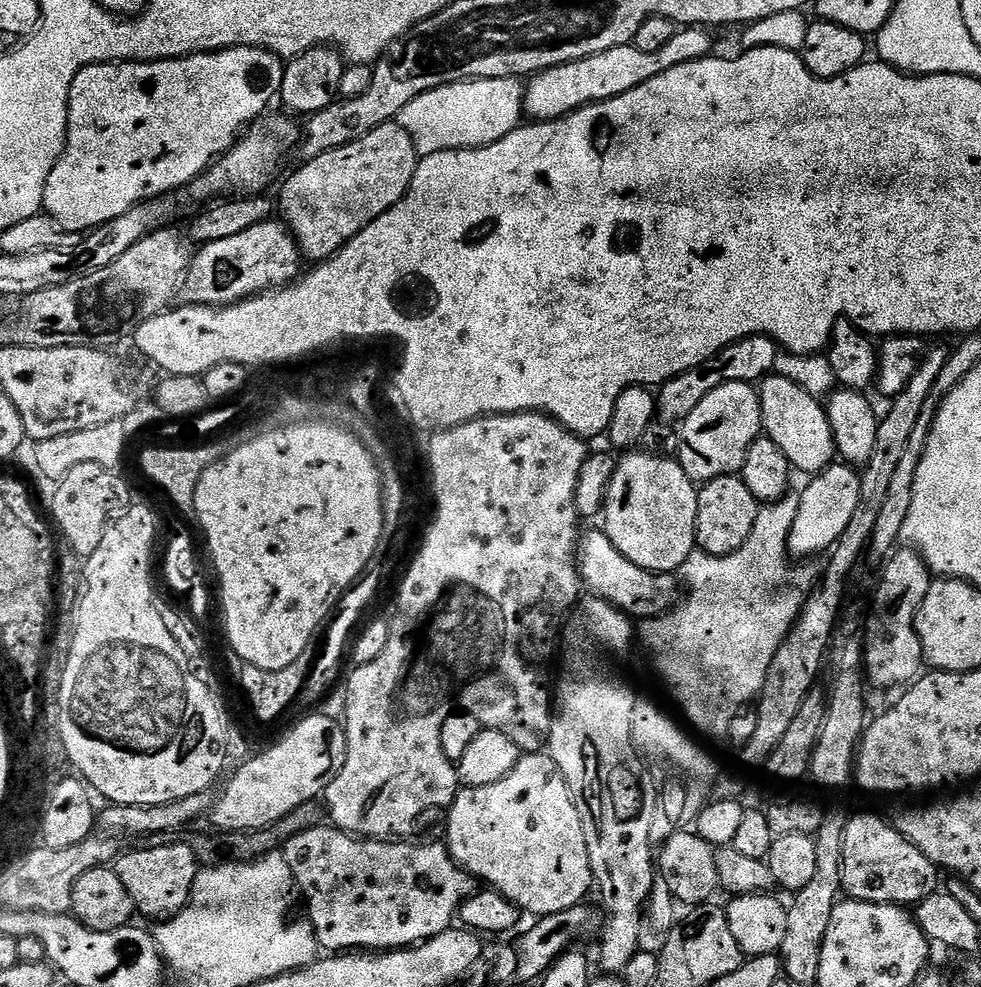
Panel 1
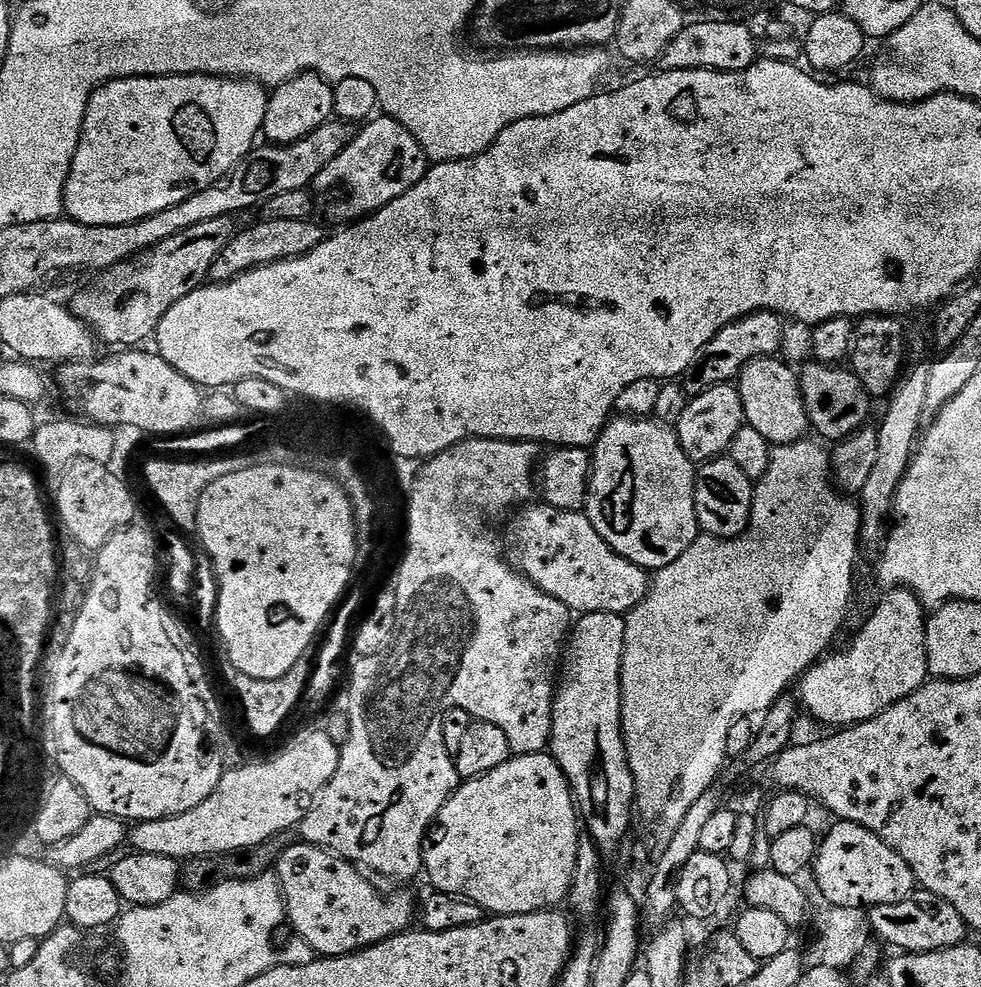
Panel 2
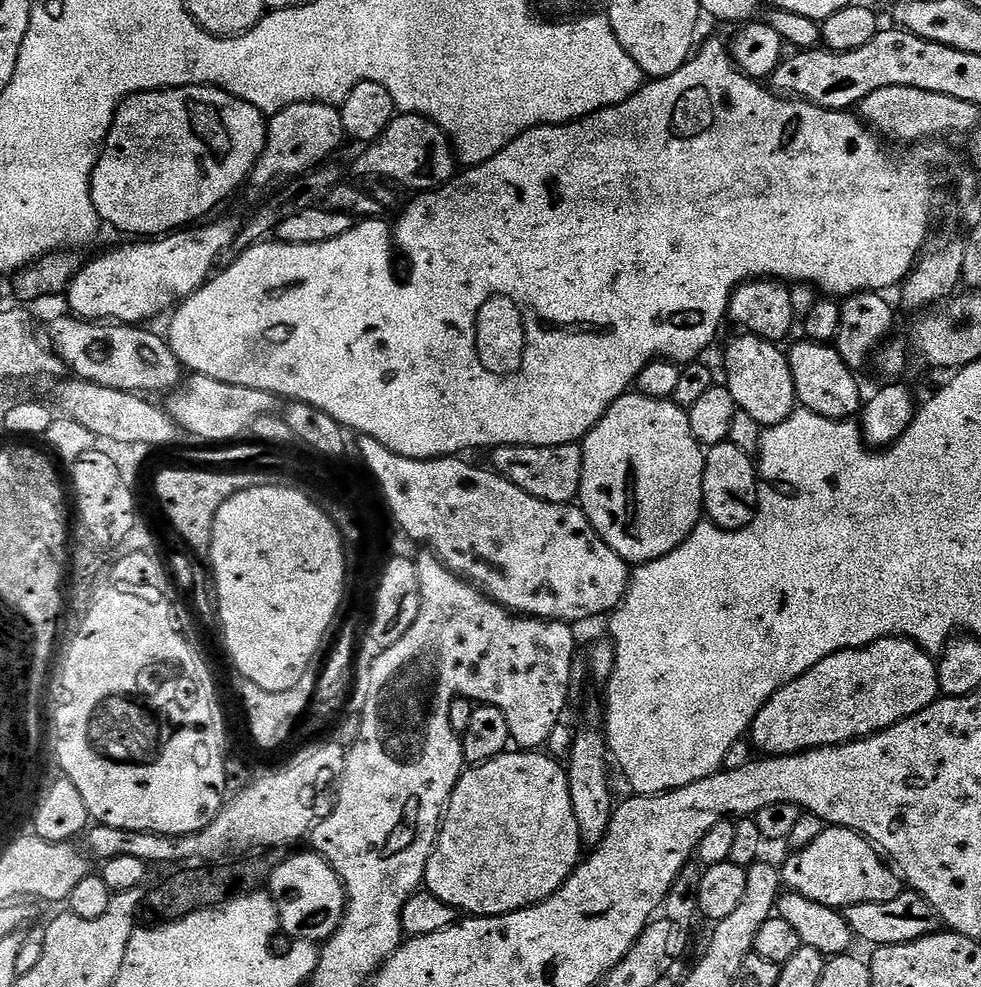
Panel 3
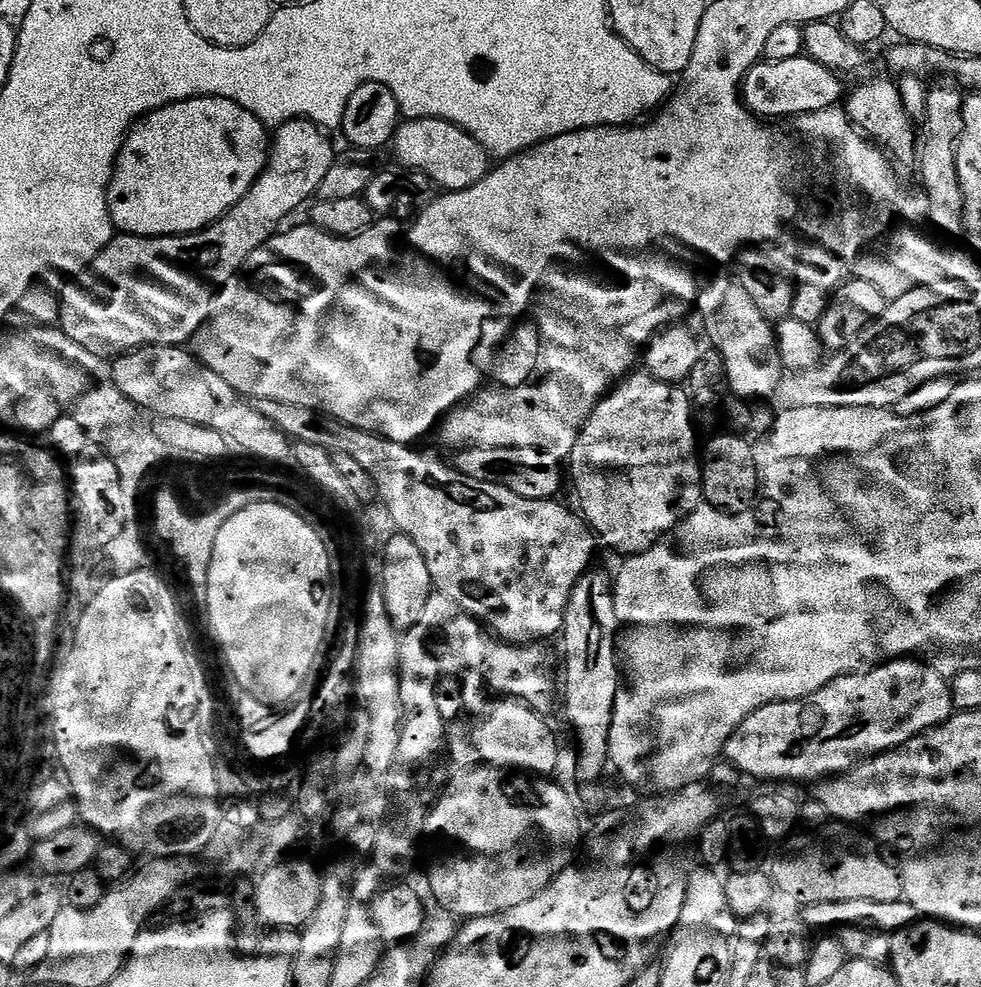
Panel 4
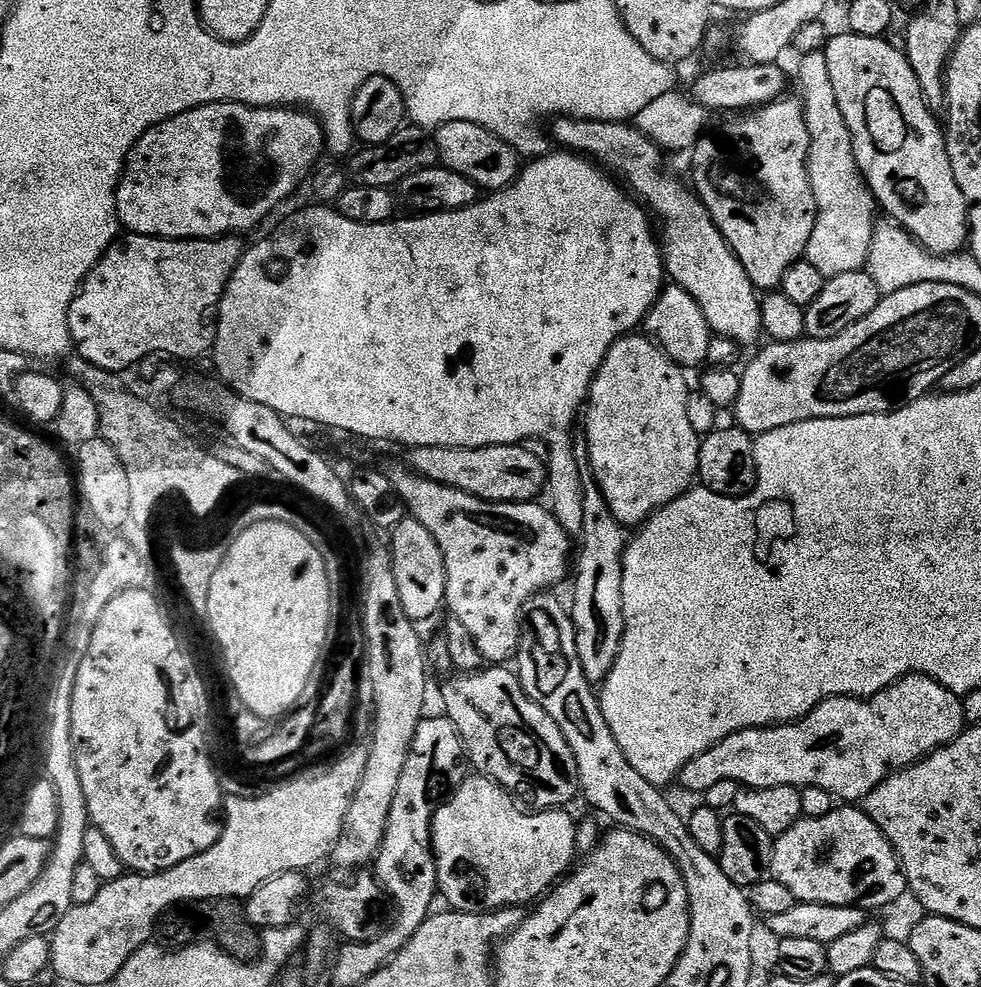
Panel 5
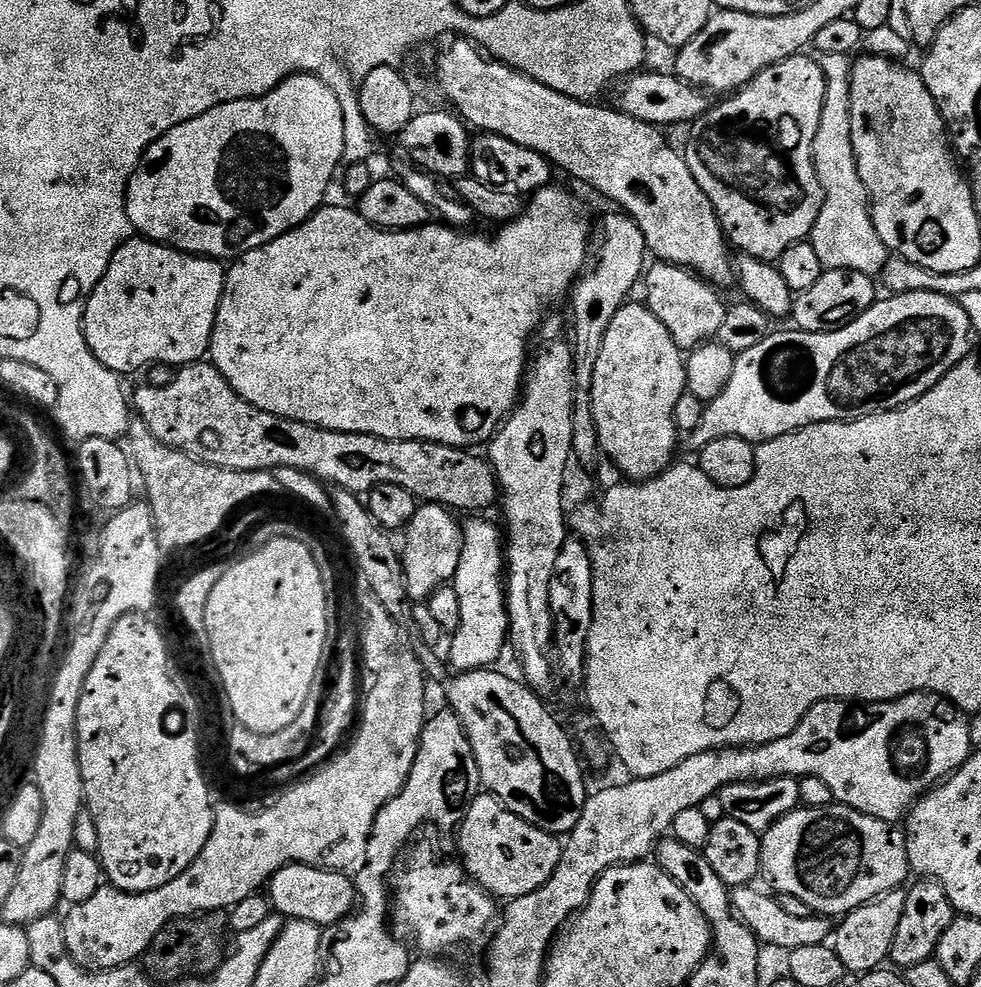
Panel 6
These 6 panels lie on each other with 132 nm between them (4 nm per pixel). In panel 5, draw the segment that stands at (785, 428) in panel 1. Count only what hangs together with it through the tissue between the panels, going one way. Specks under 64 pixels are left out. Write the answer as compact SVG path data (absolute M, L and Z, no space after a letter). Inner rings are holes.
M560 118L553 124L556 125L552 132L550 128L550 136L555 143L556 140L560 143L557 145L561 149L595 158L605 169L615 173L651 209L654 216L656 211L657 218L664 220L664 264L672 275L671 283L685 288L694 302L702 306L702 314L706 314L706 322L713 333L741 346L761 339L764 327L758 290L750 282L746 270L732 253L732 247L725 242L724 235L710 218L699 196L685 181L684 185L678 177L667 176L665 153L659 145L628 122L615 124L601 120Z

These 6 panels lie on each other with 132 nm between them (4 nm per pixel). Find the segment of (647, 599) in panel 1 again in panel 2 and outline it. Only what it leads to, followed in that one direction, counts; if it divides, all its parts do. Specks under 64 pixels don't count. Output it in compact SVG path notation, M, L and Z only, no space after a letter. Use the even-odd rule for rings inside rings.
M536 503L511 517L506 552L517 572L576 614L609 612L624 616L647 598L649 573L615 552L594 530L587 514Z

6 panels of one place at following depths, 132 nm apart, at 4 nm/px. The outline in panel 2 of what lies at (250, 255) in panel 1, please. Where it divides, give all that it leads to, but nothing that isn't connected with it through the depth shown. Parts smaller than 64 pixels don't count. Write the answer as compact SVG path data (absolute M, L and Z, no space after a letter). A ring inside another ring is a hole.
M261 219L259 223L253 228L246 229L245 232L244 229L237 231L236 237L228 243L226 250L222 250L222 254L214 262L211 274L213 281L233 280L236 276L255 268L265 268L268 264L279 260L293 260L305 256L326 239L326 232L316 225L315 219L302 222Z

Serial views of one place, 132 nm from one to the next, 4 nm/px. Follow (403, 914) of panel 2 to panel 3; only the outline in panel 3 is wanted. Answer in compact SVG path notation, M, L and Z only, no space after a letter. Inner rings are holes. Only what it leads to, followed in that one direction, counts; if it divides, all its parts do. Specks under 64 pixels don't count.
M305 850L297 856L281 859L270 877L270 895L276 903L279 931L293 936L296 940L312 940L308 942L323 942L331 938L338 930L344 917L346 897L344 886L338 874L325 862L323 856Z

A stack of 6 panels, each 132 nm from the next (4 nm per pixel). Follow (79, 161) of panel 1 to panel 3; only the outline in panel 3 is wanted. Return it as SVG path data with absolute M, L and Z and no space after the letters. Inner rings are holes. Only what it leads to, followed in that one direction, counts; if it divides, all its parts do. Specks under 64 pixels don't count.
M186 86L185 88L162 88L158 92L139 92L128 96L120 103L116 111L114 122L108 131L106 147L101 151L100 157L92 171L92 201L94 210L99 214L101 221L120 232L129 232L132 238L159 238L167 233L183 230L205 218L211 217L216 207L239 186L243 180L247 181L252 175L252 169L259 162L261 154L266 146L268 126L265 113L250 106L245 100L239 100L237 96L231 96L220 88L207 86Z

